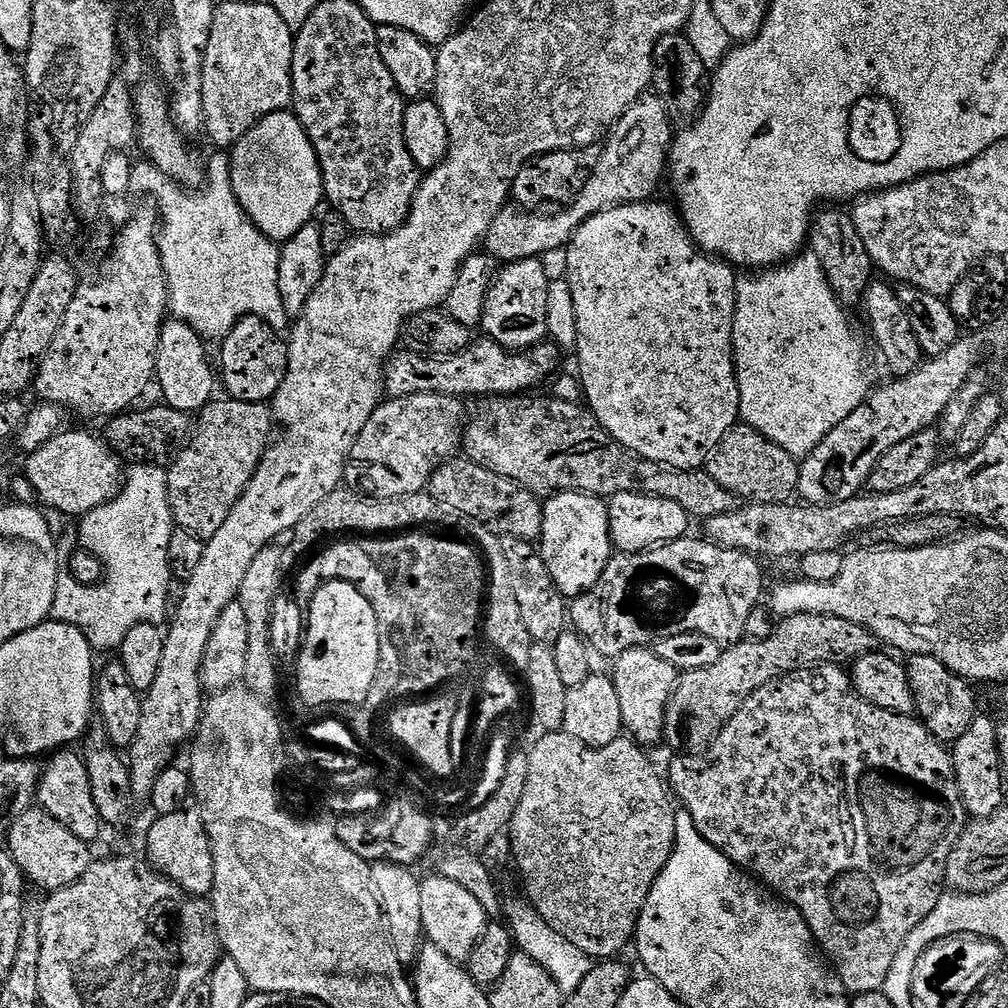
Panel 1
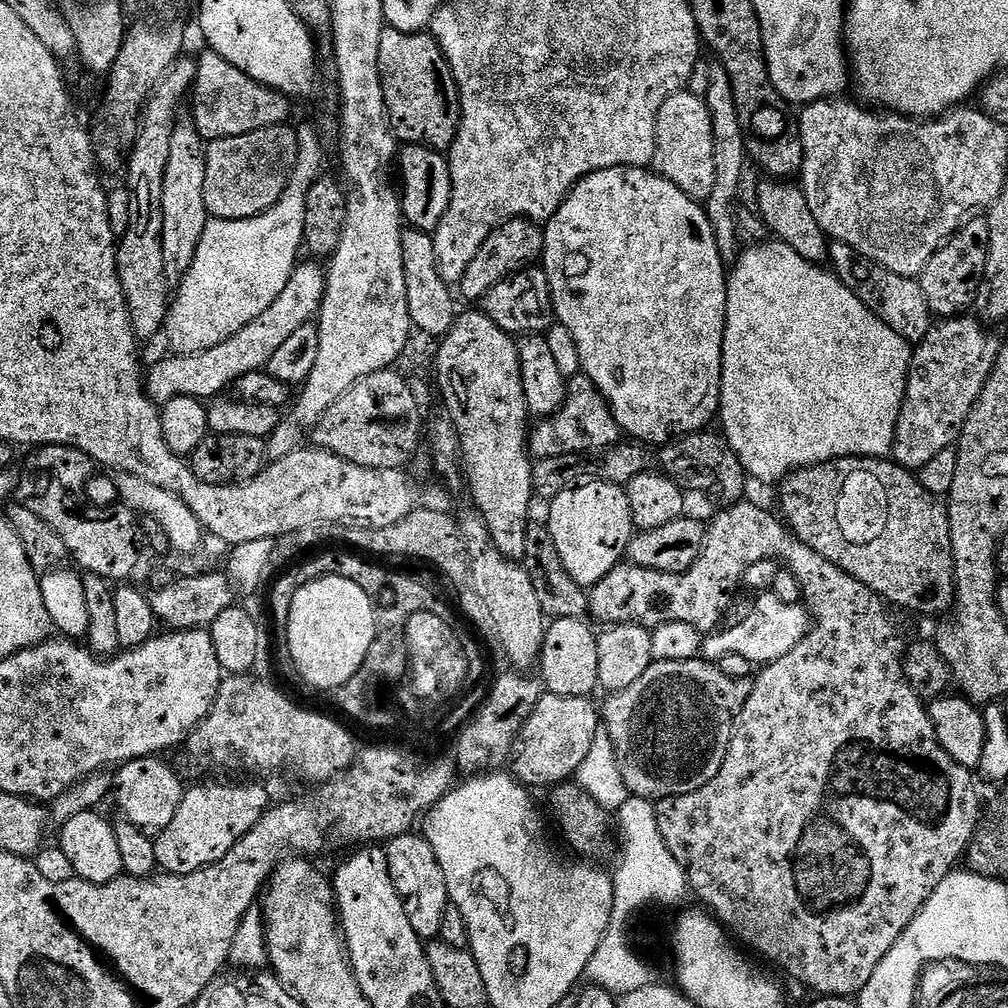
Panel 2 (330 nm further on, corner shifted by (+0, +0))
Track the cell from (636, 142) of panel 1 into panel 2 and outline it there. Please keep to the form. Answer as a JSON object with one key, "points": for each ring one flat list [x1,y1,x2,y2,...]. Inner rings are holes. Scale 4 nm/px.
{"points":[[692,90,675,92,658,110,656,122,656,158,654,168,674,186,697,202,706,202,714,189,714,130,711,112,705,101,695,96]]}

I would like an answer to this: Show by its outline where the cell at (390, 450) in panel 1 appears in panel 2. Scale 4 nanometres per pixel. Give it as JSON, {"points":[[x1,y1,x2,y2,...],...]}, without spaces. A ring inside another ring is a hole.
{"points":[[577,374,567,381,568,393,559,411,541,419,540,424,531,429,528,438,528,451,537,461,550,460,559,462,563,456,580,458,583,452,603,453,605,448,613,448,621,443,622,433,606,398,594,386,589,376]]}

